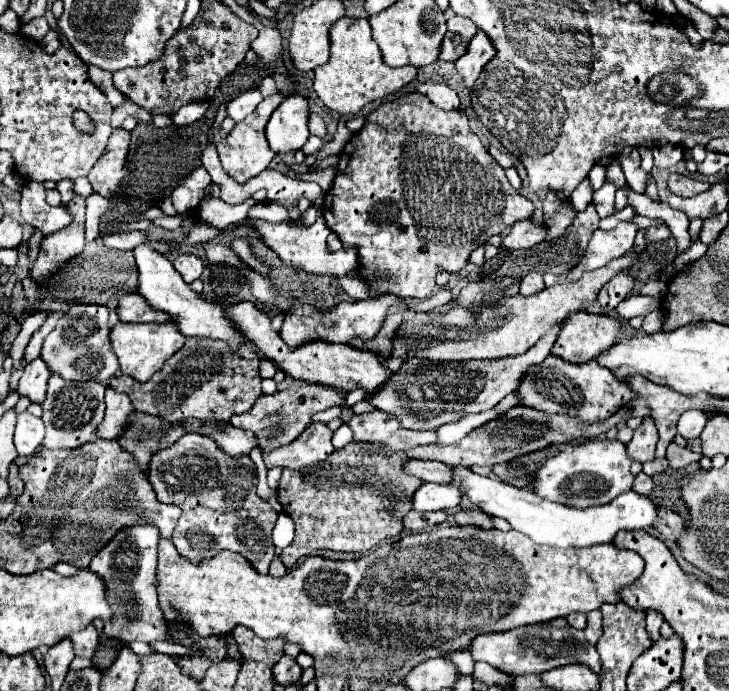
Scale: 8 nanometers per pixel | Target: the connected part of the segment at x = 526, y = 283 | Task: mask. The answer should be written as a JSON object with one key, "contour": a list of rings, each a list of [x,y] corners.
{"contour":[[[529,272],[529,274],[521,280],[521,290],[519,290],[519,292],[521,292],[523,296],[531,296],[531,294],[543,290],[543,288],[545,288],[545,284],[543,284],[541,272]]]}

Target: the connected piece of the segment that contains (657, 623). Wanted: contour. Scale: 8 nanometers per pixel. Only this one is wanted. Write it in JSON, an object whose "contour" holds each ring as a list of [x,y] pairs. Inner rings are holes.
{"contour":[[[647,610],[647,628],[649,628],[649,634],[653,636],[653,640],[659,640],[661,624],[663,624],[663,614],[655,612],[655,610]]]}

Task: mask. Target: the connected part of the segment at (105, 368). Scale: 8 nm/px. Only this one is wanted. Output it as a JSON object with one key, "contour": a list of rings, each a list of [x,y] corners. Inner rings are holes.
{"contour":[[[99,304],[75,306],[65,312],[57,328],[47,336],[41,356],[49,364],[51,372],[59,372],[65,380],[95,380],[107,384],[117,372],[117,356],[111,350],[111,328],[109,328],[109,308]]]}

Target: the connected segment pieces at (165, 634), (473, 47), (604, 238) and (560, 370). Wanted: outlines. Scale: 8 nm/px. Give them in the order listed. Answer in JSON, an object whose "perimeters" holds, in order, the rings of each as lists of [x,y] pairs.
{"perimeters":[[[[143,520],[139,524],[127,526],[119,530],[91,560],[89,568],[103,576],[109,586],[109,602],[113,604],[113,620],[111,622],[95,622],[97,630],[105,636],[119,638],[123,642],[175,642],[171,630],[161,620],[161,614],[155,608],[155,592],[153,592],[153,576],[157,570],[157,542],[159,528]]],[[[477,30],[477,34],[473,36],[473,40],[469,42],[467,52],[455,62],[457,72],[463,76],[467,88],[471,88],[471,86],[475,84],[475,80],[477,80],[477,76],[481,74],[483,66],[485,66],[493,56],[495,56],[495,52],[493,52],[491,40],[485,36],[485,32]]],[[[625,220],[619,222],[617,228],[613,228],[613,230],[599,230],[597,228],[589,240],[583,260],[569,276],[581,276],[581,272],[585,268],[589,268],[589,270],[603,268],[613,258],[623,256],[625,252],[629,252],[633,248],[637,232],[639,232],[637,224],[625,222]]],[[[549,354],[543,364],[531,366],[529,372],[521,378],[517,388],[519,400],[525,406],[549,412],[549,414],[569,414],[579,416],[585,422],[597,422],[613,412],[617,412],[627,402],[635,400],[629,386],[613,376],[607,368],[601,368],[597,360],[589,360],[585,364],[571,364],[555,354]]]]}

